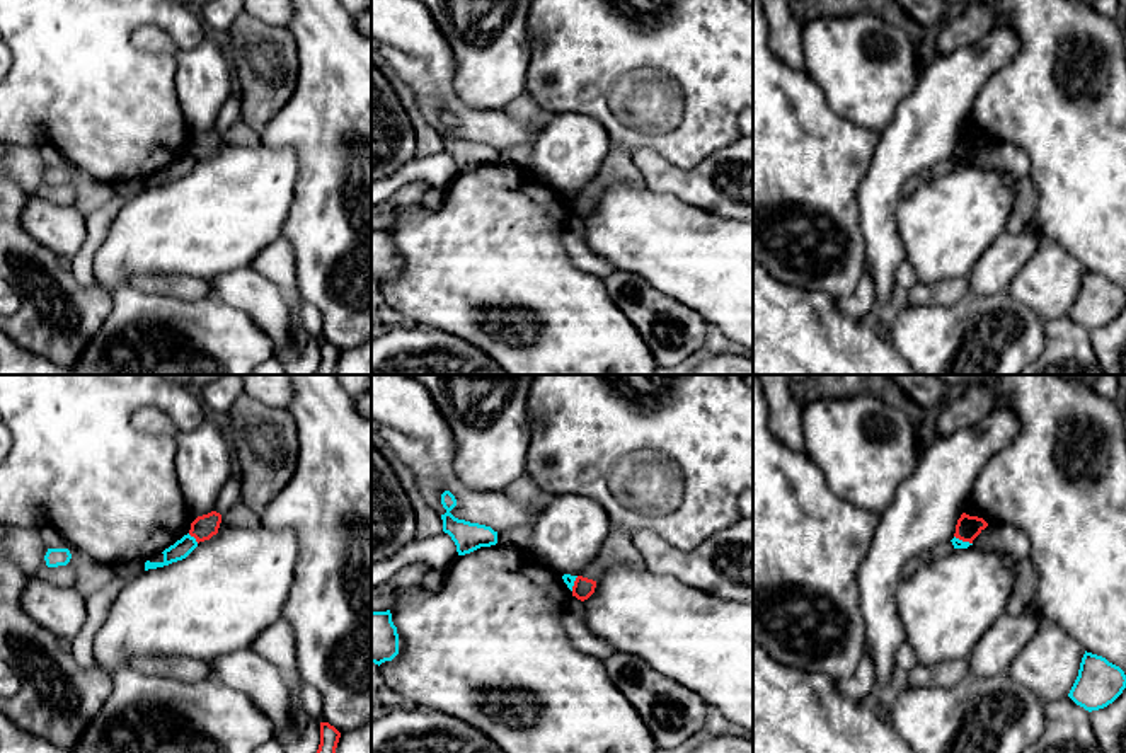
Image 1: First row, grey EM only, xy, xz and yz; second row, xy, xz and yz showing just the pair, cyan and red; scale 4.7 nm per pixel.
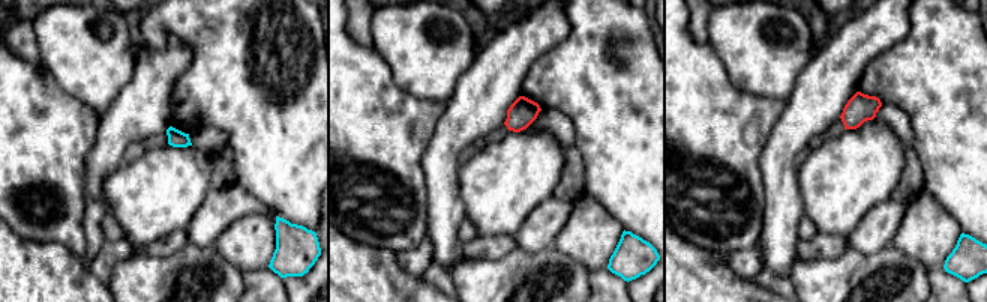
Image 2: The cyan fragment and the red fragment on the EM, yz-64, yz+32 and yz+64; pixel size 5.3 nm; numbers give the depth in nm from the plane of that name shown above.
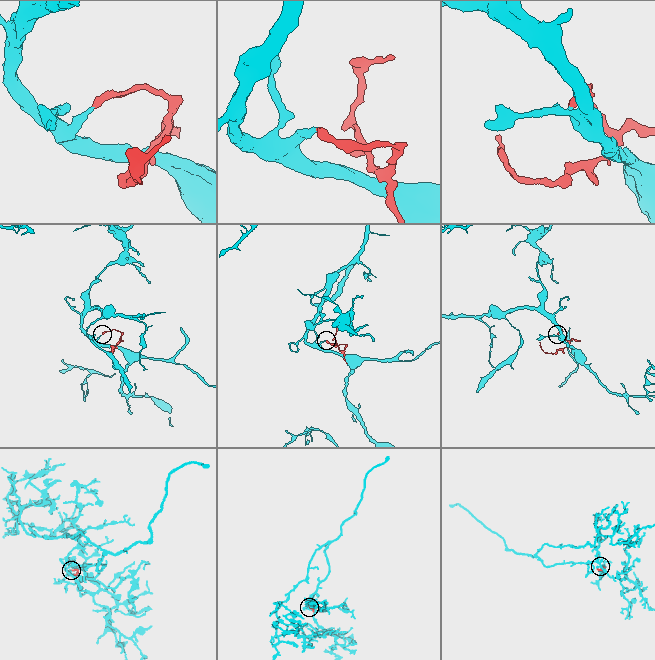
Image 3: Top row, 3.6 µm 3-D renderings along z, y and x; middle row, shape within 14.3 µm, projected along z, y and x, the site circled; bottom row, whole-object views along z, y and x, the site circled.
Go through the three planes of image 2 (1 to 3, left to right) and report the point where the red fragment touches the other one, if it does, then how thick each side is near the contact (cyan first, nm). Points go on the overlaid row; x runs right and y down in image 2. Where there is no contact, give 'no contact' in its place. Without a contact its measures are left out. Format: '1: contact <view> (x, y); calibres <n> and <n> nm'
1: no contact
2: no contact
3: no contact

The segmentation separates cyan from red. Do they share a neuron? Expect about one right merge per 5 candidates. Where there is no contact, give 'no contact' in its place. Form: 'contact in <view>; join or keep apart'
contact in xy; keep apart

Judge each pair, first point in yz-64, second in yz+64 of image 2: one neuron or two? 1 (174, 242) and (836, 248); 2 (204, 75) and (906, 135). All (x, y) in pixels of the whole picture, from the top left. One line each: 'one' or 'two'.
1: one
2: two

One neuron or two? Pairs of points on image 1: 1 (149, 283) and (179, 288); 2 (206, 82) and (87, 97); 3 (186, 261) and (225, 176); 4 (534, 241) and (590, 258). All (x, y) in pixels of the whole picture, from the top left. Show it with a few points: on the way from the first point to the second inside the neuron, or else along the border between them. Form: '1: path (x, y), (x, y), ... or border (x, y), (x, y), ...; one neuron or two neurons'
1: path (155, 283), (172, 287); one neuron
2: border (191, 48), (178, 55), (174, 77), (186, 125); two neurons
3: path (191, 241), (225, 206), (225, 196); one neuron
4: border (571, 213), (564, 251), (597, 276); two neurons

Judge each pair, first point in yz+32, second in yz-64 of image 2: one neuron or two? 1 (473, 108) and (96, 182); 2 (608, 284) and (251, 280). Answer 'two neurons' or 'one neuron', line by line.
1: one neuron
2: one neuron

